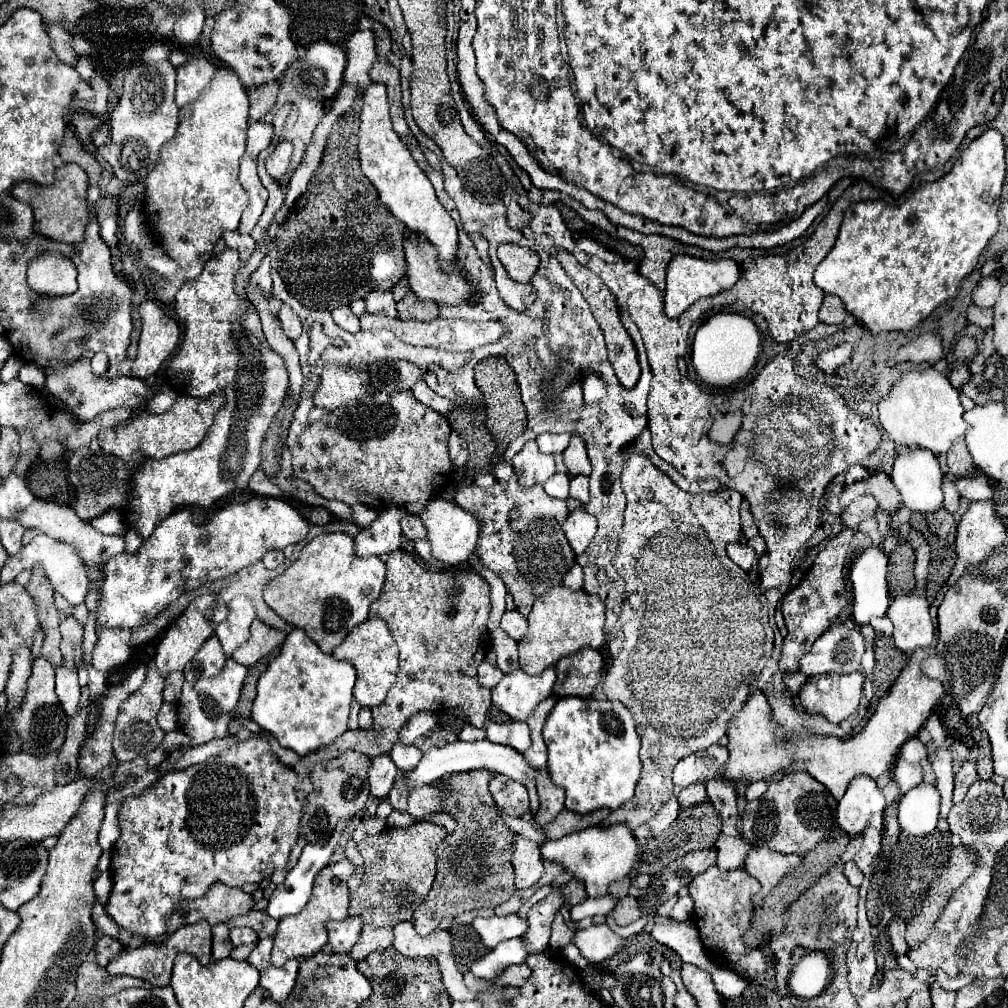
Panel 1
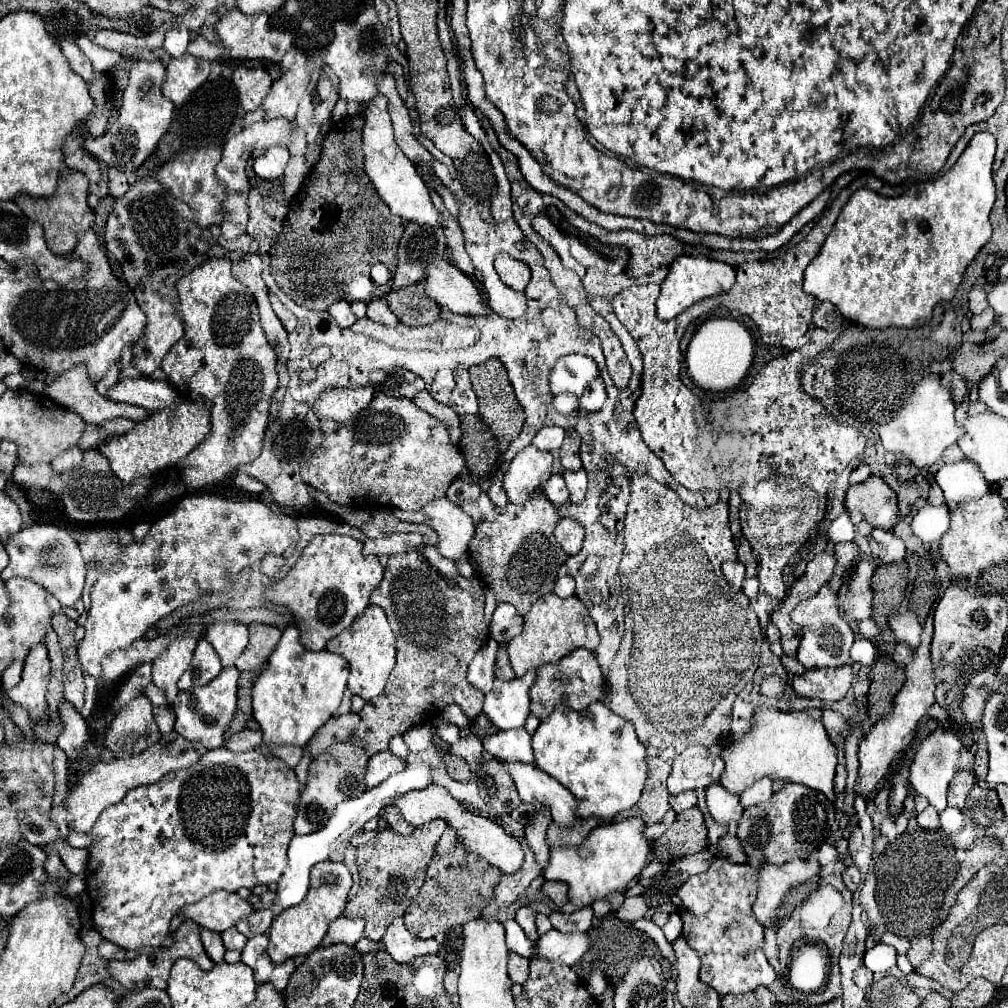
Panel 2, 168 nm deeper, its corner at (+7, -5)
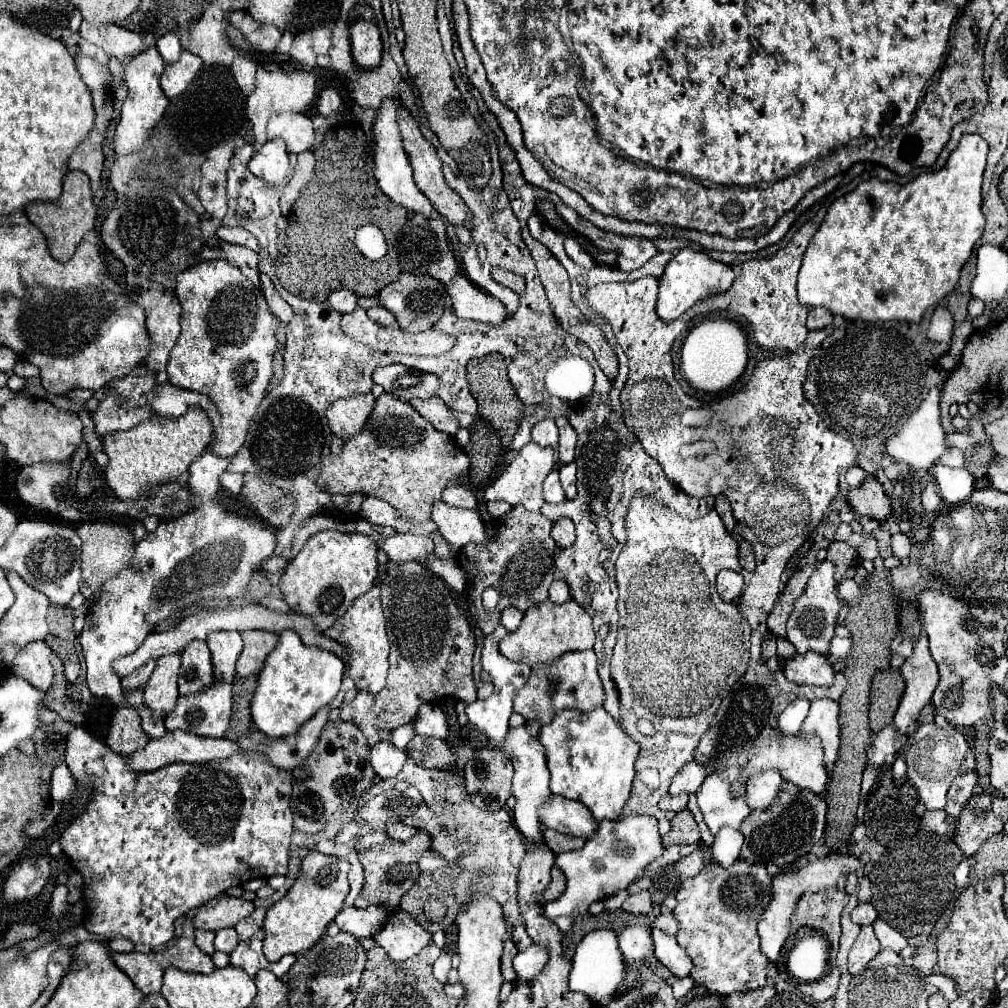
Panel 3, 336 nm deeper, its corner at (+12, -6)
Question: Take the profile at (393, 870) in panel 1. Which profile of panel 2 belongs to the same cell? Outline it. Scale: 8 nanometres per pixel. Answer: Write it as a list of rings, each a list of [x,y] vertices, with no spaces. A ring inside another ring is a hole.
[[[435,819],[421,827],[415,827],[409,835],[399,835],[393,829],[385,829],[377,833],[377,837],[373,837],[369,843],[357,847],[361,887],[355,899],[347,901],[343,915],[365,919],[365,939],[381,941],[393,919],[405,915],[413,897],[423,887],[427,865],[435,855],[435,847],[445,827],[447,823],[443,819]]]

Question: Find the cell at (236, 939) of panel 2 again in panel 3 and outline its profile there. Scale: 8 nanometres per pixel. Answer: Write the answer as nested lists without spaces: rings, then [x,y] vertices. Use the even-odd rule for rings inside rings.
[[[224,928],[216,932],[216,940],[214,940],[216,950],[230,954],[236,948],[236,944],[238,944],[238,934],[234,928]]]

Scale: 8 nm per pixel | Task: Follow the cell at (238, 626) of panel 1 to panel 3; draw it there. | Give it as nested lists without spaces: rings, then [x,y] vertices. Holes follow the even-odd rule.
[[[212,632],[208,634],[208,648],[214,662],[214,680],[232,682],[236,676],[236,660],[242,652],[240,632]]]

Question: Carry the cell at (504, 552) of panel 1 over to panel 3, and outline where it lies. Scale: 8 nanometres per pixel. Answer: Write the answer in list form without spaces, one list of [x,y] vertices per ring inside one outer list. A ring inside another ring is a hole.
[[[514,506],[510,514],[504,516],[504,522],[498,524],[498,534],[484,544],[466,544],[456,556],[458,564],[468,576],[468,594],[474,602],[476,624],[484,634],[490,634],[498,622],[500,612],[508,606],[526,610],[534,604],[540,604],[548,598],[548,588],[554,580],[554,552],[556,544],[550,536],[552,522],[540,512],[530,512],[524,506]],[[494,586],[500,592],[500,602],[496,610],[486,612],[482,608],[482,590]]]

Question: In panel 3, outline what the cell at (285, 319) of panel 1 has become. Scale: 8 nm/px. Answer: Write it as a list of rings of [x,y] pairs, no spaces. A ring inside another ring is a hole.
[[[260,274],[260,282],[262,282],[262,292],[264,292],[264,296],[266,296],[266,302],[268,302],[270,310],[272,310],[284,324],[288,324],[288,322],[292,320],[292,316],[294,316],[292,308],[280,298],[280,294],[276,292],[276,288],[274,288],[272,280],[268,278],[268,274]]]

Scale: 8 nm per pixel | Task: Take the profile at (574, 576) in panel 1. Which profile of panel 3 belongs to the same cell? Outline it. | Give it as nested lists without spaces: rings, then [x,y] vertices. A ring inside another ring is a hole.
[[[554,580],[552,586],[550,586],[550,592],[548,592],[548,598],[556,604],[562,604],[566,600],[570,600],[570,590],[568,590],[568,584],[564,580]]]

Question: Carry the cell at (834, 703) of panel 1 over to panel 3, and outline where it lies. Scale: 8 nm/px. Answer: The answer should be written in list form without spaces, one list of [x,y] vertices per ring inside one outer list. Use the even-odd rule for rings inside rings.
[[[794,654],[792,658],[782,660],[782,664],[782,672],[790,682],[812,686],[830,686],[834,682],[834,668],[822,654]]]

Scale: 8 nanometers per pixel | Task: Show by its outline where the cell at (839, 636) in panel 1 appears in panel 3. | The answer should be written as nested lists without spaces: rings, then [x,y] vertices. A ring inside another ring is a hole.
[[[830,560],[818,562],[816,572],[810,576],[804,594],[794,602],[794,610],[786,622],[786,638],[796,646],[796,652],[804,654],[814,650],[818,654],[828,654],[830,638],[834,636],[836,618],[840,612],[840,600],[836,596],[836,580],[834,580],[836,566]]]

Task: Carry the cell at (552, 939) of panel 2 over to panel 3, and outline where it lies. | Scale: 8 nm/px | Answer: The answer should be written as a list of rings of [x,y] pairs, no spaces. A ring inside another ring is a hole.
[[[530,946],[528,950],[522,950],[514,958],[514,970],[516,970],[516,982],[532,980],[548,962],[548,954],[542,946]]]

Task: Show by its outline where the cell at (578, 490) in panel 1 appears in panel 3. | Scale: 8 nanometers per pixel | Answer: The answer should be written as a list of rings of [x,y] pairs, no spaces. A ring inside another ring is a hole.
[[[576,462],[560,466],[560,482],[566,492],[566,498],[572,500],[576,496]]]

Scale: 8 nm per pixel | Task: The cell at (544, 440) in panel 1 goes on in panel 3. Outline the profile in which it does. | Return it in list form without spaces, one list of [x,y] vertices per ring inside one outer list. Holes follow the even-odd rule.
[[[552,418],[540,420],[532,428],[532,440],[540,446],[558,446],[558,428]]]

